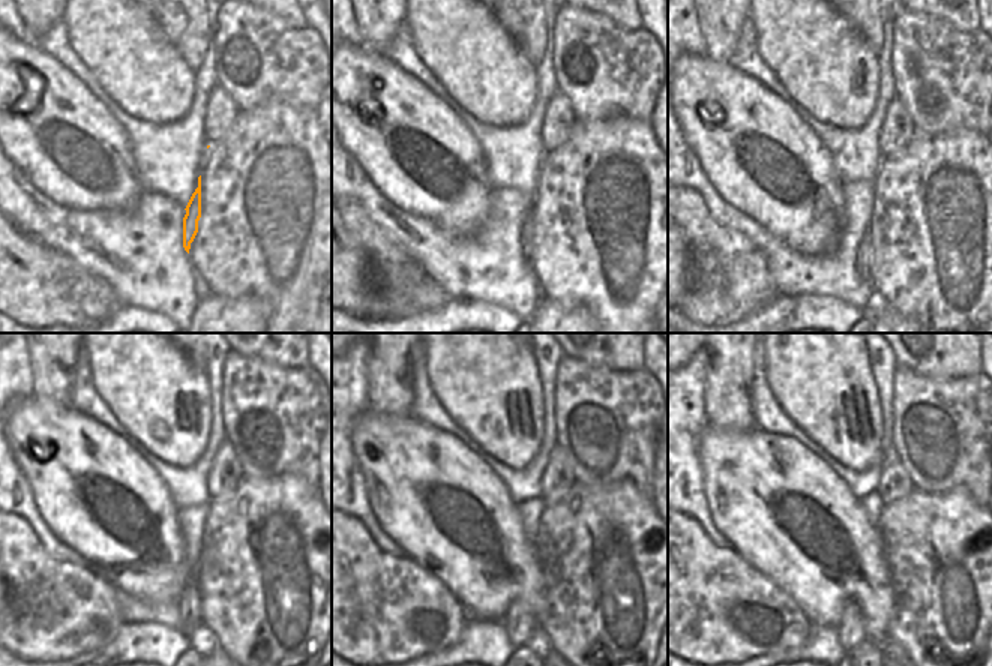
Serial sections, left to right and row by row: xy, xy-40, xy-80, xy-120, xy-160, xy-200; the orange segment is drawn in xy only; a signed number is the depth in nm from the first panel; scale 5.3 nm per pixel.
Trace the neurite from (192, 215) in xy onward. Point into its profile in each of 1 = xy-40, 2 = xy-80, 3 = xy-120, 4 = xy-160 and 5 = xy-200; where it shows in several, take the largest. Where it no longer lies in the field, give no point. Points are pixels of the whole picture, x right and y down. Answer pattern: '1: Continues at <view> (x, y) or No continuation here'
1: Continues at xy-40 (526, 233)
2: Continues at xy-80 (863, 254)
3: Continues at xy-120 (189, 600)
4: Continues at xy-160 (520, 623)
5: Continues at xy-200 (850, 629)

